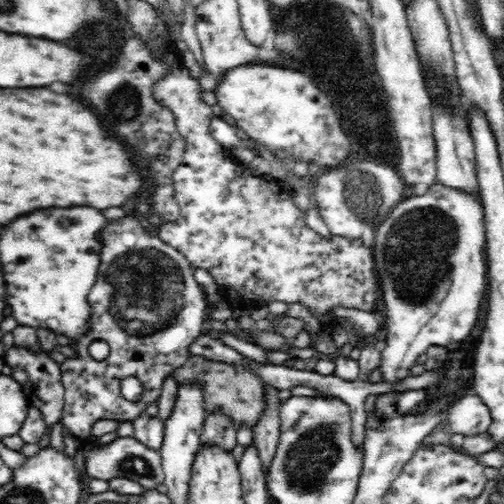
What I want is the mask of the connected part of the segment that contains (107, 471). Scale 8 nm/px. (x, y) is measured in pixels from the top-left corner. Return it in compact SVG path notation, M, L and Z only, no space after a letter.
M117 437L106 446L96 446L90 448L83 454L85 458L84 477L87 480L100 478L107 482L114 477L128 477L146 489L155 489L158 484L164 482L163 463L159 450L149 447L140 439L129 437Z

